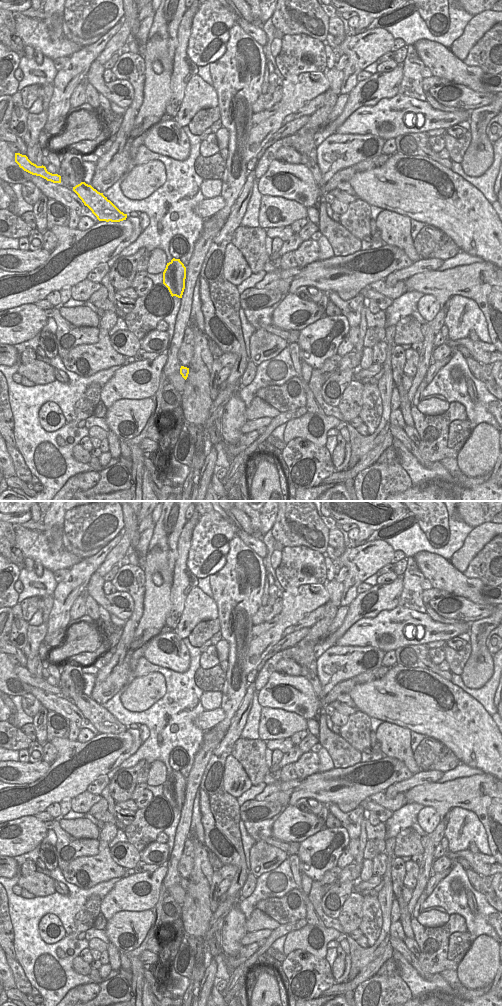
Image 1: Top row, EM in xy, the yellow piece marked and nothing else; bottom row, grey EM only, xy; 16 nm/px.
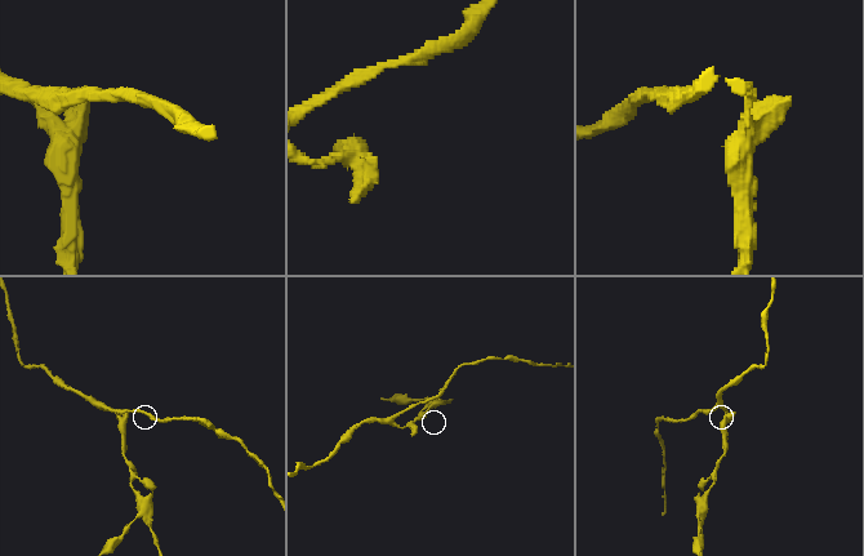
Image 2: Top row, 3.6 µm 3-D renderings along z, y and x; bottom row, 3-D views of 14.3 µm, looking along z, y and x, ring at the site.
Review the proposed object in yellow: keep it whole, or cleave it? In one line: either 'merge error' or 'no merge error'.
merge error

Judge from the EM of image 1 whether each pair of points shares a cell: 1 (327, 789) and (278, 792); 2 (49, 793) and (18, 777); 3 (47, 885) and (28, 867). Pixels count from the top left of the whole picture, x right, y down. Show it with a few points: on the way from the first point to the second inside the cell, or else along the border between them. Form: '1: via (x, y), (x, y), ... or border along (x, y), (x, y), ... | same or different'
1: via (315, 789), (295, 789), (290, 792) | same
2: border along (48, 769), (40, 777), (28, 784) | different
3: border along (36, 871), (21, 876) | different

